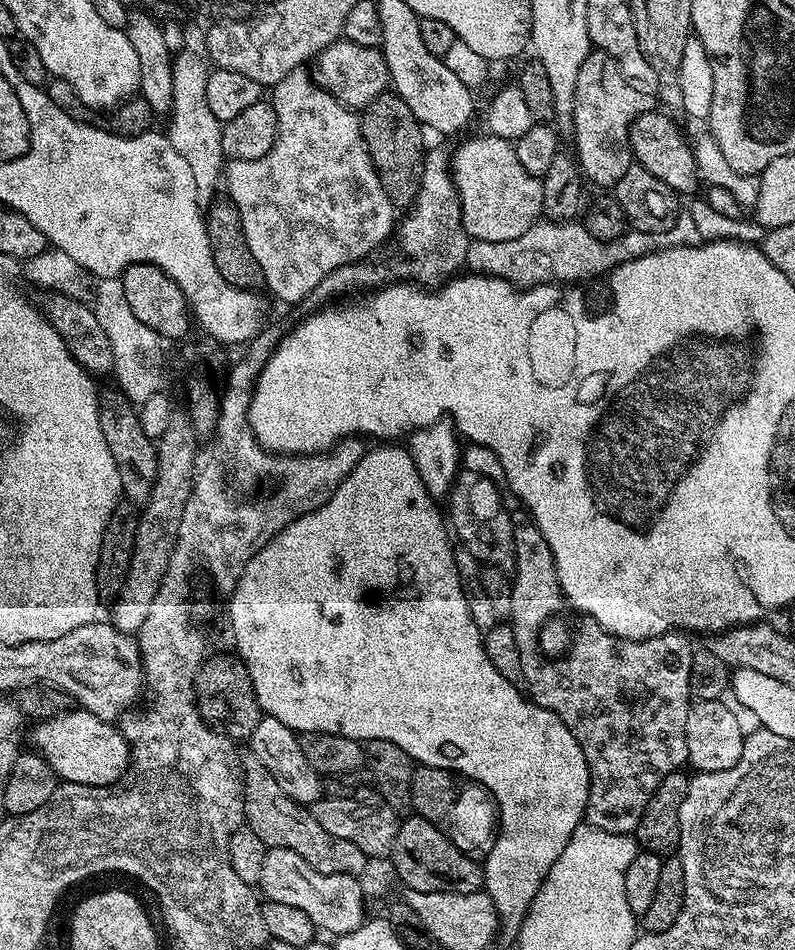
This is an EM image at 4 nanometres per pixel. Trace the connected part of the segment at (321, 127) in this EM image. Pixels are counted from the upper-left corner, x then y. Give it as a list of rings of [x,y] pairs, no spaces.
[[[296,68],[282,78],[280,82],[273,85],[273,96],[270,96],[270,102],[275,106],[275,113],[278,114],[278,138],[270,150],[262,158],[253,160],[228,160],[226,164],[226,188],[228,184],[227,195],[238,206],[238,214],[242,218],[242,230],[246,234],[246,242],[250,246],[250,254],[254,254],[254,259],[258,266],[262,266],[264,275],[264,284],[280,300],[285,300],[288,304],[296,304],[299,300],[304,300],[317,287],[323,285],[324,279],[337,268],[344,264],[354,264],[357,260],[362,260],[373,255],[379,244],[384,244],[388,240],[388,235],[396,228],[397,205],[386,194],[382,182],[378,178],[378,170],[374,168],[374,162],[368,153],[368,147],[364,141],[364,135],[360,129],[360,117],[353,109],[347,108],[345,104],[331,92],[325,91],[304,68]]]

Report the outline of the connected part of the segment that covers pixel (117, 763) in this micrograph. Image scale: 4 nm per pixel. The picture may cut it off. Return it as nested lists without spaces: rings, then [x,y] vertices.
[[[83,710],[63,712],[60,716],[39,721],[35,727],[30,732],[31,747],[50,762],[65,784],[110,786],[123,778],[128,761],[132,759],[132,751],[119,727]]]

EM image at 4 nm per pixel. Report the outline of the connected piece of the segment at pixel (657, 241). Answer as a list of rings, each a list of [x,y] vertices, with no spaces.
[[[681,211],[680,217],[674,222],[674,226],[668,232],[638,232],[629,230],[615,240],[599,240],[594,238],[580,222],[537,222],[530,226],[528,235],[511,240],[510,242],[486,242],[485,240],[472,240],[468,246],[467,267],[473,273],[482,276],[497,276],[506,282],[515,284],[523,290],[532,288],[536,284],[555,284],[557,282],[580,282],[584,275],[596,276],[599,272],[607,273],[617,264],[625,264],[628,260],[642,258],[651,252],[659,252],[662,248],[677,248],[678,246],[694,246],[701,243],[700,224],[688,213]]]

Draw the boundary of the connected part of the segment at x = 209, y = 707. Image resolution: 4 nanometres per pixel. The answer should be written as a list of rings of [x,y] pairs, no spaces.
[[[209,655],[201,664],[196,675],[196,704],[200,707],[201,716],[209,725],[219,726],[225,736],[243,742],[254,734],[254,726],[258,726],[262,713],[246,666],[241,662],[239,655],[231,655]]]

